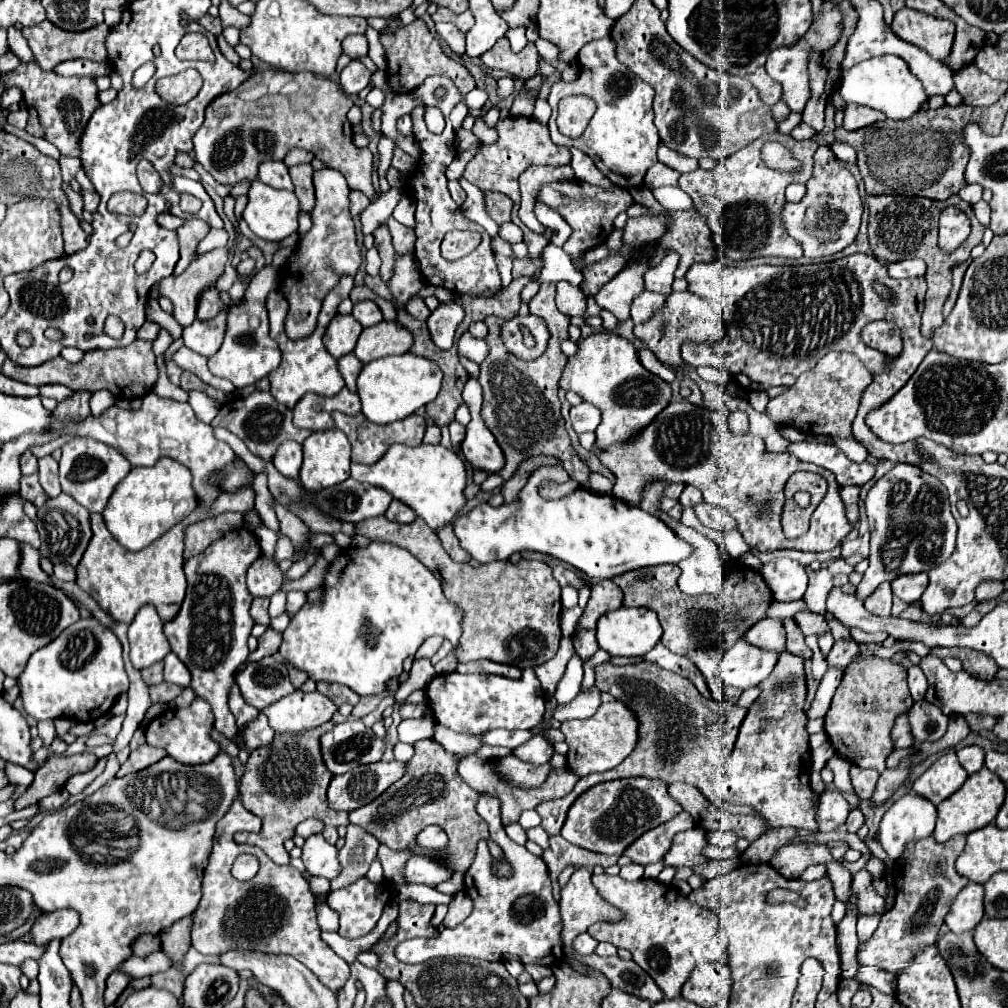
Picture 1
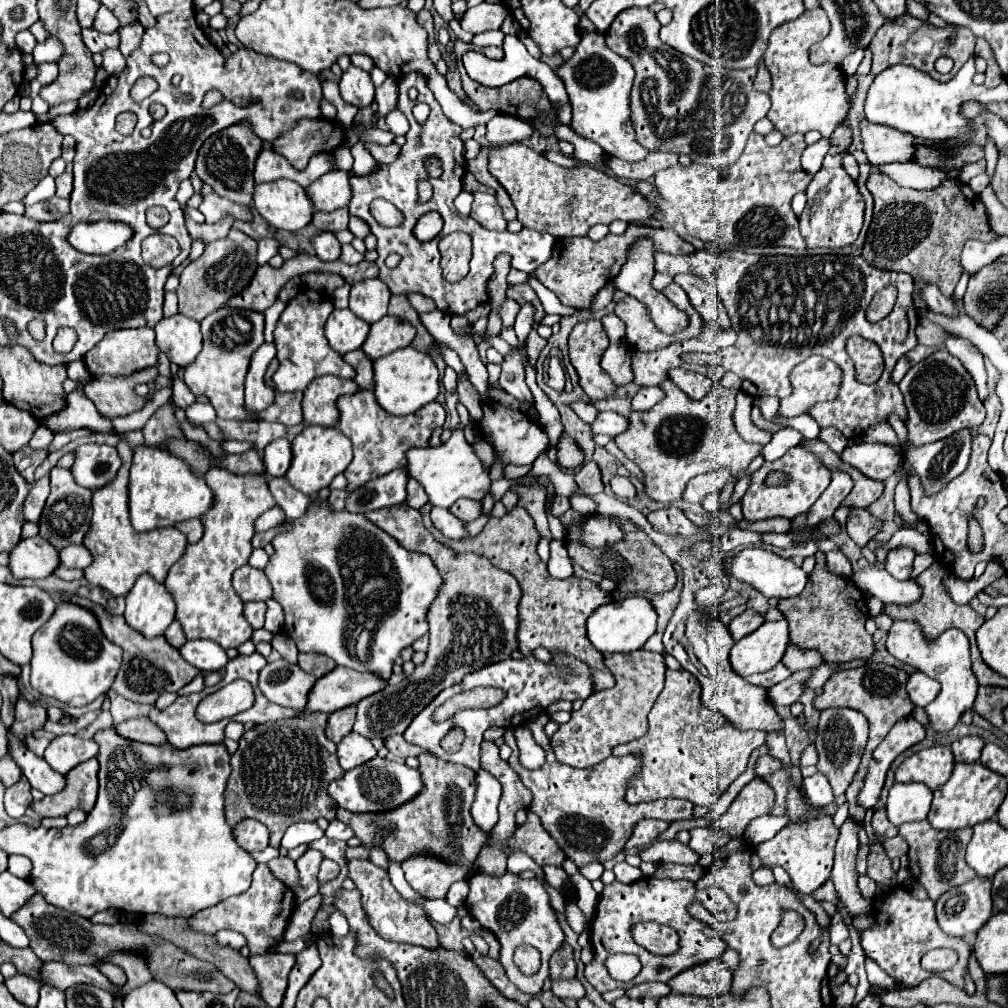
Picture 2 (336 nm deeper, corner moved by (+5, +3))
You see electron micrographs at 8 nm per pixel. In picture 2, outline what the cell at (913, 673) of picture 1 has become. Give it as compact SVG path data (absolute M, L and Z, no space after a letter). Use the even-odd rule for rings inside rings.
M914 672L908 680L908 694L912 698L912 702L920 708L928 706L940 692L940 682L936 682L934 678L928 678L922 672Z

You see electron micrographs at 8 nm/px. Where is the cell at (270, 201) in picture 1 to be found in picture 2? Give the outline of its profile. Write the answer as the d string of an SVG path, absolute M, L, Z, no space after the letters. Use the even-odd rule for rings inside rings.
M276 180L258 184L254 190L256 212L274 228L300 230L312 220L312 200L298 182Z

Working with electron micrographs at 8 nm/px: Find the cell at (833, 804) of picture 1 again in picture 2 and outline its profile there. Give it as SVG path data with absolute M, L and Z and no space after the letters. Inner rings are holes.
M816 772L814 776L810 778L804 778L804 792L808 796L808 800L814 804L814 806L828 806L832 800L834 800L834 794L832 794L832 788L830 788L830 782L824 774Z

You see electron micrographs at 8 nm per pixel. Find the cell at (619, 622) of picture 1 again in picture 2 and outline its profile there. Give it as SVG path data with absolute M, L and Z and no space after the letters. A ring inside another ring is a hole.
M630 596L624 600L614 600L598 608L588 620L588 638L604 654L632 652L646 644L646 640L656 632L658 614L654 606L644 596Z

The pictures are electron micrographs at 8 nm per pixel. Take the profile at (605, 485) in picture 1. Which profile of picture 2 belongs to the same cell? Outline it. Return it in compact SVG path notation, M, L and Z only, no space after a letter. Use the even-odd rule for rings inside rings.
M586 462L574 476L578 488L586 494L600 494L604 490L604 484L600 480L600 468L594 462Z

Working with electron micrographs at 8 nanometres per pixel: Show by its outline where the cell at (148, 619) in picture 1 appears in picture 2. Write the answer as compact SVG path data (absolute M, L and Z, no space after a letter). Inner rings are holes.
M150 574L138 576L134 588L132 588L132 590L128 592L128 596L126 596L126 614L124 614L124 616L126 616L126 622L128 622L134 630L142 632L144 636L154 638L154 636L164 634L164 630L166 630L166 628L170 626L170 622L174 620L174 612L176 612L176 604L174 604L174 600L172 600L170 592L166 590L166 586L160 584L160 582L156 582Z

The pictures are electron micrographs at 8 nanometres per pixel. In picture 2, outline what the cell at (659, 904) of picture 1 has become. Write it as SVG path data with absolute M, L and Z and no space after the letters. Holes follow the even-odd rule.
M642 878L638 882L632 884L620 884L620 882L612 882L604 888L604 894L598 900L596 906L596 914L590 920L590 944L594 950L594 962L590 966L586 966L586 980L598 990L598 992L606 992L606 990L614 990L614 988L630 988L634 984L640 982L668 982L670 978L674 978L678 972L694 966L694 964L702 964L706 960L714 960L720 958L726 950L726 942L706 924L694 920L686 906L700 898L700 892L694 888L692 882L688 880L656 880L656 878ZM636 922L658 922L658 924L666 924L672 926L678 936L680 936L680 944L682 948L674 954L674 956L656 956L650 954L646 948L638 946L632 938L632 926ZM616 952L626 952L626 954L636 954L642 962L642 970L640 974L632 980L632 982L616 982L610 978L608 970L604 968L604 960L610 954Z

